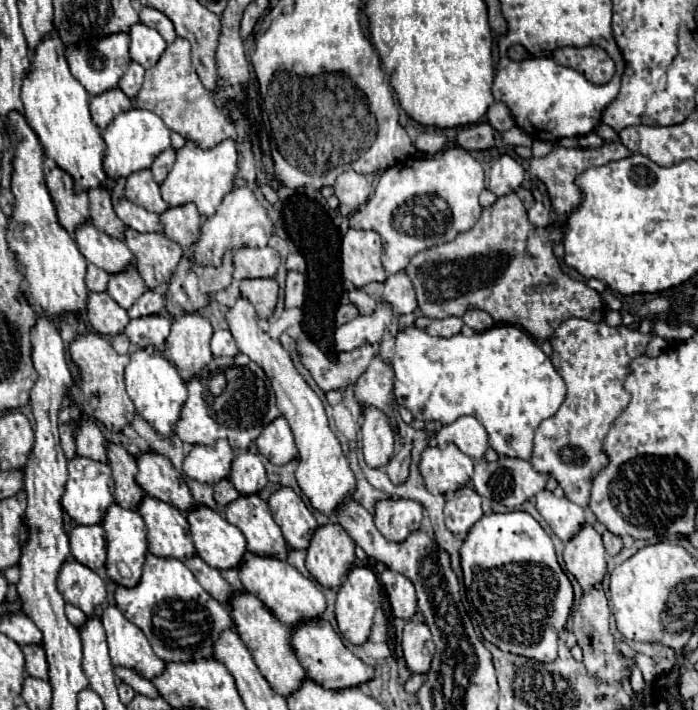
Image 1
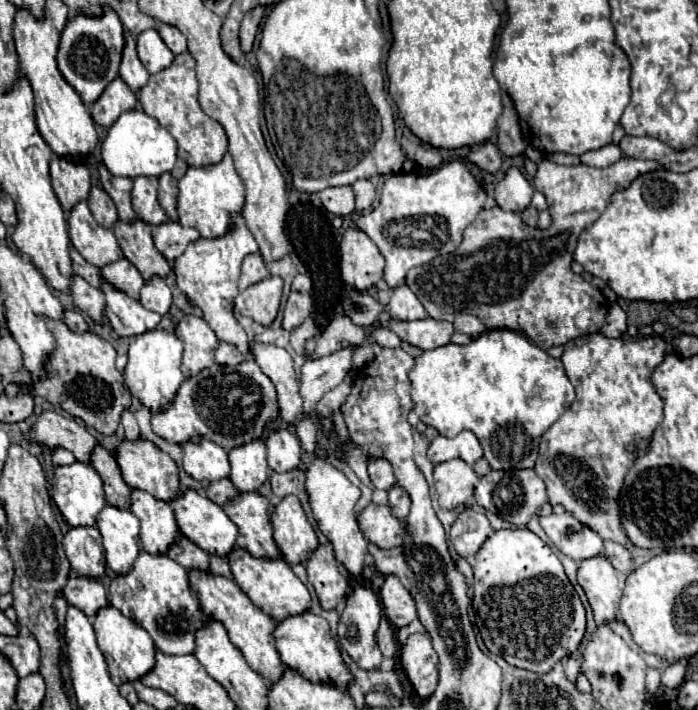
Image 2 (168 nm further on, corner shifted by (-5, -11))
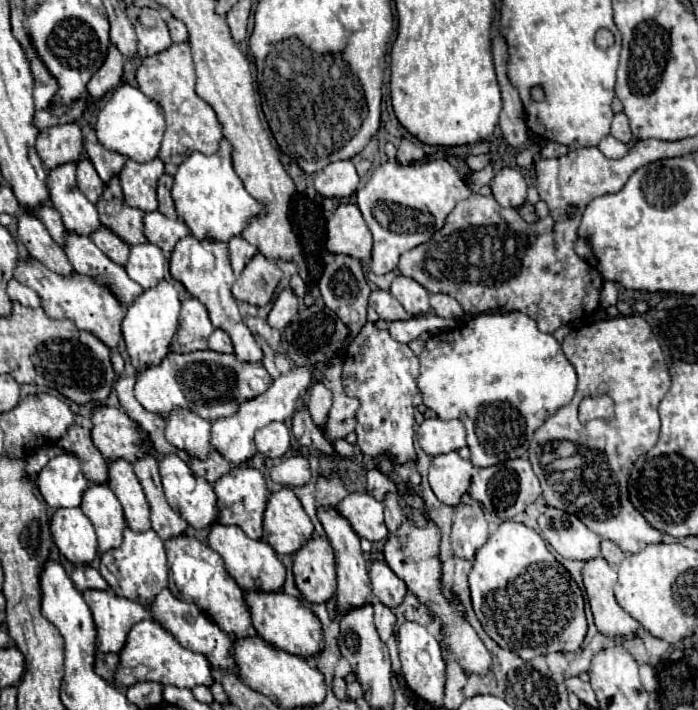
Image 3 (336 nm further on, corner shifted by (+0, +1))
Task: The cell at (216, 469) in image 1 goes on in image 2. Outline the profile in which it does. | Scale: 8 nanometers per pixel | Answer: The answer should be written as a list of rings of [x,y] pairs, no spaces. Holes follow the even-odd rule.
[[[197,440],[183,444],[183,450],[185,450],[183,470],[191,478],[203,484],[229,478],[229,470],[231,470],[229,458],[219,444],[211,440]]]

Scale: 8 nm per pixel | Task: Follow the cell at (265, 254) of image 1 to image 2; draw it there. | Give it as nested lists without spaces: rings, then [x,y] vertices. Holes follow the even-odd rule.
[[[249,254],[243,260],[241,266],[241,278],[239,278],[239,290],[249,288],[251,284],[257,284],[259,280],[265,280],[269,276],[269,270],[265,266],[265,260],[261,258],[261,254]]]

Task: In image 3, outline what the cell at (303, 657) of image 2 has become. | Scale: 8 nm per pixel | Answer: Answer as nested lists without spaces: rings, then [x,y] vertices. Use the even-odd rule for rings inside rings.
[[[250,590],[244,592],[244,600],[252,618],[252,626],[256,628],[258,636],[262,636],[268,644],[274,644],[276,648],[296,654],[296,656],[314,656],[322,650],[322,626],[320,620],[306,608],[302,602],[294,596],[278,592],[262,592],[262,590]]]

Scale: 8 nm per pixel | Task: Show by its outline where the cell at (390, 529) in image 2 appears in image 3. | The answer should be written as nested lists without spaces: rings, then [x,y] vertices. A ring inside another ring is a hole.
[[[348,494],[336,510],[350,522],[352,530],[370,542],[384,540],[388,536],[388,528],[384,524],[382,502],[372,498],[370,494]]]

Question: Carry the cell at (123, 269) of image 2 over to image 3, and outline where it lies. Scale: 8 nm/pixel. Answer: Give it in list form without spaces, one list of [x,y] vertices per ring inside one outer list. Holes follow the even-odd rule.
[[[106,226],[96,228],[96,230],[90,234],[90,238],[92,238],[92,242],[94,242],[110,260],[114,260],[116,264],[124,266],[124,264],[128,262],[130,246],[128,246],[120,236],[116,236],[110,228],[106,228]]]

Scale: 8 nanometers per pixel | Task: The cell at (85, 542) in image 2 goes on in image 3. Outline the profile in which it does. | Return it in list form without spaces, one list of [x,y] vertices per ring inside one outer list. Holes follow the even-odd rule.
[[[58,508],[50,520],[50,532],[58,550],[72,564],[90,564],[96,558],[96,532],[80,508]]]

